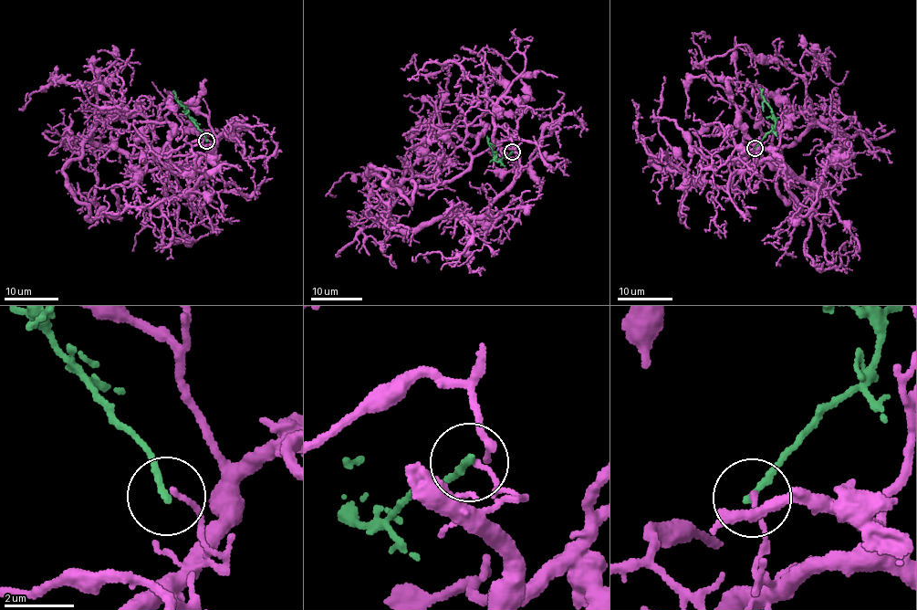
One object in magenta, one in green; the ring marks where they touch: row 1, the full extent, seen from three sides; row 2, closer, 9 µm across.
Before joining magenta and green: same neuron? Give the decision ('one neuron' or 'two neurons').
two neurons

